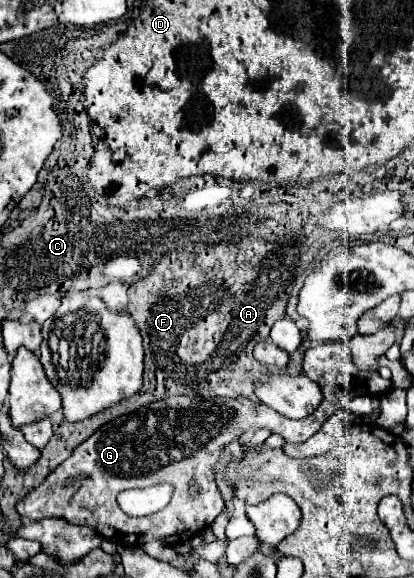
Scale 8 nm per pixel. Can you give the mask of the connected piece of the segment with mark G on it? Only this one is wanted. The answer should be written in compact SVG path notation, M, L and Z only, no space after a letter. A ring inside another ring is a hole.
M340 343L308 349L304 355L304 373L320 385L324 395L320 407L304 419L284 419L264 403L246 407L240 401L224 397L214 397L210 401L168 397L100 427L100 431L76 447L72 457L60 463L60 467L56 467L56 471L52 471L52 475L48 475L40 487L36 487L18 503L18 511L28 521L64 517L76 525L90 525L102 537L116 539L120 545L130 543L142 547L148 541L162 541L170 547L176 547L186 543L190 537L210 527L224 509L222 495L214 483L212 467L226 453L224 449L232 443L236 429L248 433L256 427L268 427L272 433L282 435L288 443L304 443L334 411L342 409L344 403L354 399L358 393L368 393L372 389L372 377L374 387L378 387L378 395L390 389L390 381L382 379L378 373L366 373L352 367L348 349ZM80 473L88 475L84 483L76 483L76 487L64 487L64 479ZM158 483L168 483L174 487L166 509L146 517L130 517L118 507L116 495L120 491L136 487L142 489ZM190 483L198 485L198 495L188 493Z

